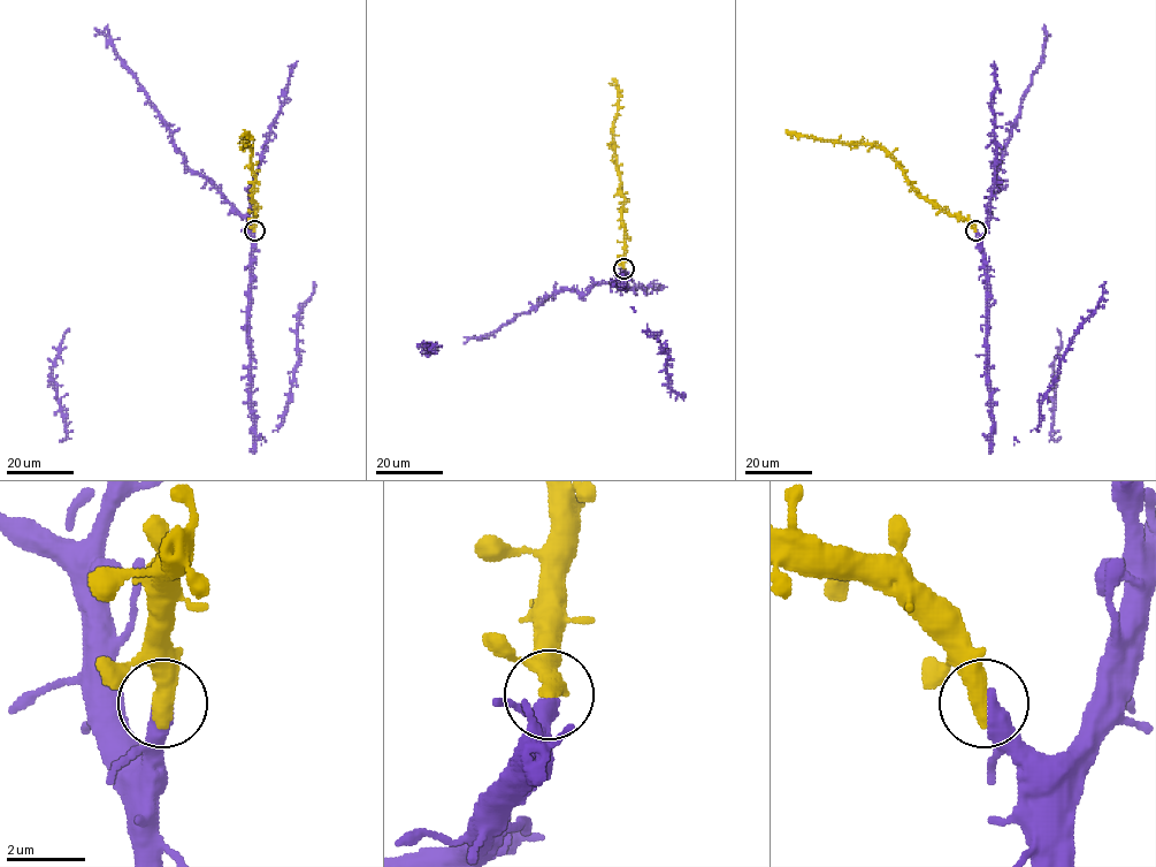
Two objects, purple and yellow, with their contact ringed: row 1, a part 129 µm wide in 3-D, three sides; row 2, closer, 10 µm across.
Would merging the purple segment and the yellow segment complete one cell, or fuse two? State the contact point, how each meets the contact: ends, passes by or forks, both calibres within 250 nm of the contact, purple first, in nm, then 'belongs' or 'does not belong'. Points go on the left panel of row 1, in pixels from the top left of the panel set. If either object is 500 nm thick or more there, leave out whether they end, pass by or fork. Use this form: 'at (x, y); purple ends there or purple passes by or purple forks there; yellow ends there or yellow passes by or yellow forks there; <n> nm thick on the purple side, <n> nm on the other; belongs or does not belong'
at (254, 230); 500 nm thick on the purple side, 550 nm on the other; belongs

